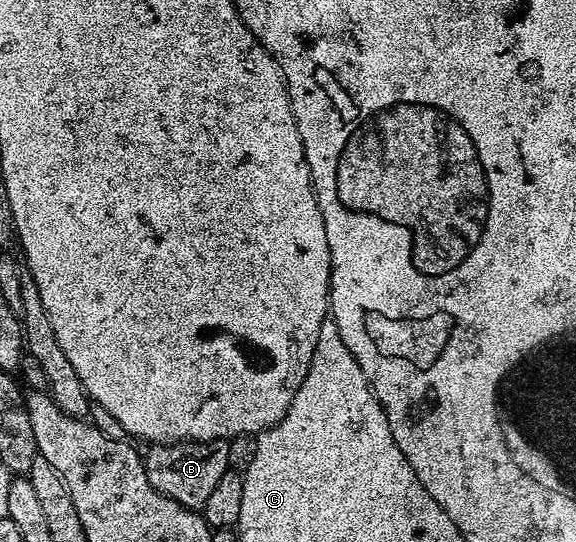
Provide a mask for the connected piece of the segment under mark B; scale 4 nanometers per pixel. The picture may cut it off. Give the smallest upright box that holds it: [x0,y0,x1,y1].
[144,440,231,510]

